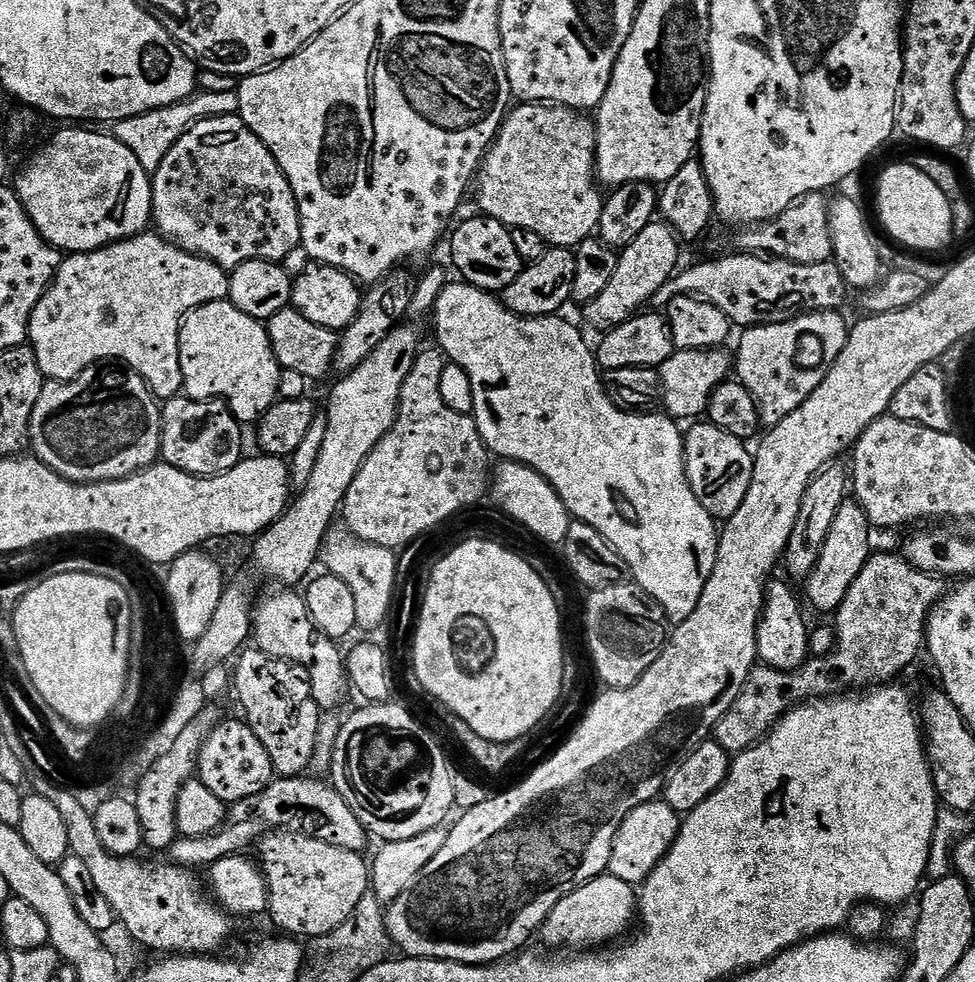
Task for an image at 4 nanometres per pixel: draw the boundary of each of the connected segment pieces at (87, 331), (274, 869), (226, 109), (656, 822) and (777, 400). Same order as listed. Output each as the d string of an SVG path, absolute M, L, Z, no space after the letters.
M145 230L140 235L132 236L128 240L119 240L117 244L107 244L105 248L99 248L96 252L74 252L67 258L61 259L60 269L56 271L56 277L52 280L51 286L42 294L38 306L34 306L34 314L28 323L27 343L34 355L36 355L36 361L42 370L42 374L49 381L67 382L73 380L75 376L82 374L82 370L86 370L94 364L119 362L139 374L147 382L149 388L152 389L152 395L156 397L157 401L175 400L177 396L181 395L184 386L182 366L180 365L180 325L184 317L192 309L215 300L227 300L228 278L229 273L225 269L218 267L213 260L183 252L181 248L176 247L169 240L165 240L163 236L152 230Z
M269 832L259 841L258 863L268 883L267 915L292 938L330 934L342 926L370 888L370 864L359 852L342 850L300 832Z
M200 90L177 104L143 112L134 118L115 121L114 135L118 142L122 142L123 146L133 152L138 162L142 162L142 170L151 174L158 170L158 166L162 166L162 158L170 154L174 142L178 142L178 138L182 138L182 134L186 134L193 124L200 120L209 120L212 116L235 116L239 110L235 92L210 93Z
M654 798L626 814L622 826L618 826L618 834L614 834L614 842L610 850L610 862L608 863L607 875L614 878L622 878L622 882L633 886L643 884L646 878L666 858L670 846L680 833L682 823L681 813L672 809L663 798Z
M839 311L834 312L808 312L804 316L795 316L781 324L760 324L756 328L743 329L740 336L740 349L734 352L734 376L740 383L750 390L754 402L760 411L760 419L765 425L771 426L782 422L786 414L796 412L798 406L806 402L822 386L822 378L836 364L838 354L850 339L849 321L840 317Z

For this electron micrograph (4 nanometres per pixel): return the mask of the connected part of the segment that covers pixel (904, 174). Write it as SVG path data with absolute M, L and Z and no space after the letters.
M910 162L892 164L876 184L876 208L884 228L900 244L916 252L936 252L954 240L950 202L922 170Z

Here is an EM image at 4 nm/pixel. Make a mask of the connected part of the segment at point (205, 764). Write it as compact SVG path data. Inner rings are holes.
M243 719L224 720L215 725L209 732L200 753L196 755L195 775L217 796L222 798L226 806L242 802L242 798L254 798L254 794L262 794L266 786L274 778L270 754L266 754L266 746L258 742L258 734Z

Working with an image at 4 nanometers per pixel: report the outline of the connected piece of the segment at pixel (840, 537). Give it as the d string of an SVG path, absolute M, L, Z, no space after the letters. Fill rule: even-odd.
M848 498L845 499L842 506L838 506L838 514L834 514L834 523L830 526L830 534L826 534L826 542L822 546L822 554L818 554L818 562L814 566L814 570L808 577L803 581L804 592L803 595L806 597L808 595L808 600L817 608L820 612L828 612L828 614L835 613L836 609L839 608L841 602L846 598L846 590L850 590L850 586L854 586L854 578L858 578L858 574L862 574L862 566L866 566L869 556L873 555L874 547L872 548L872 535L874 535L874 529L871 524L869 524L866 514L862 510L862 506L856 503L855 499Z

